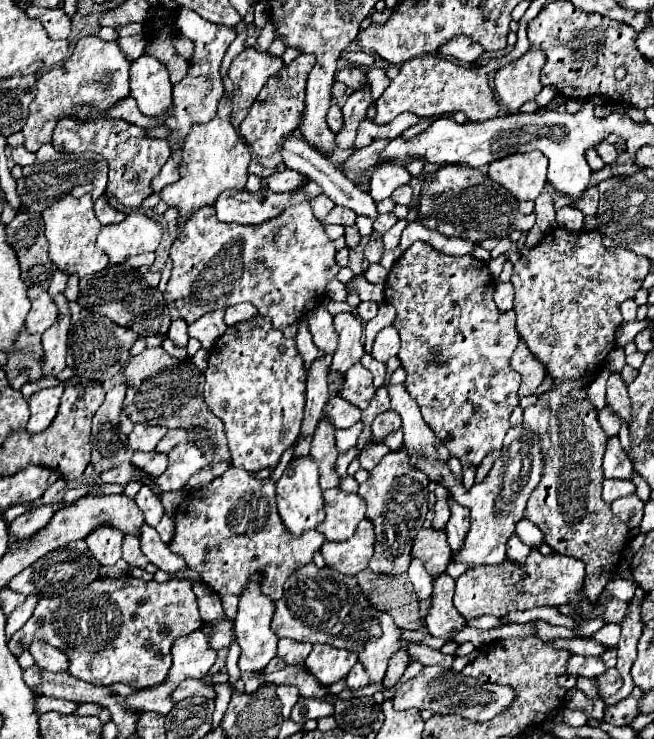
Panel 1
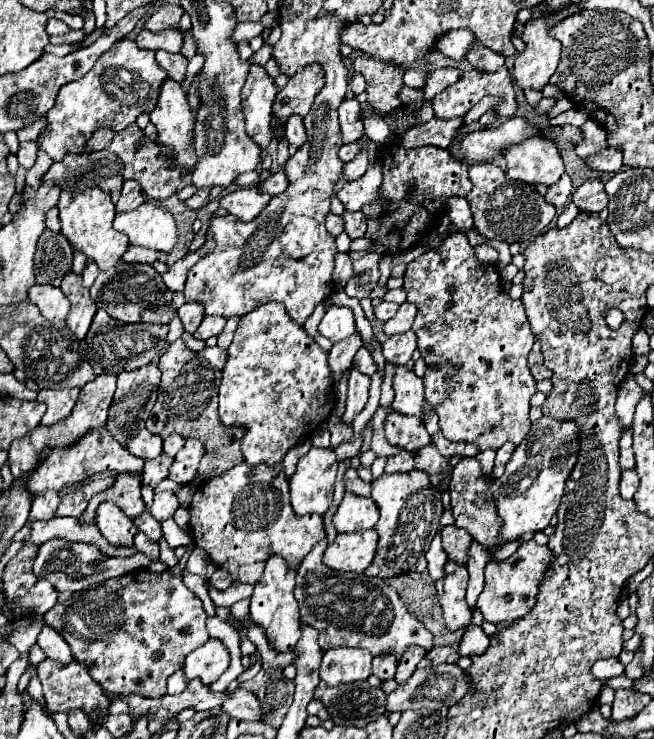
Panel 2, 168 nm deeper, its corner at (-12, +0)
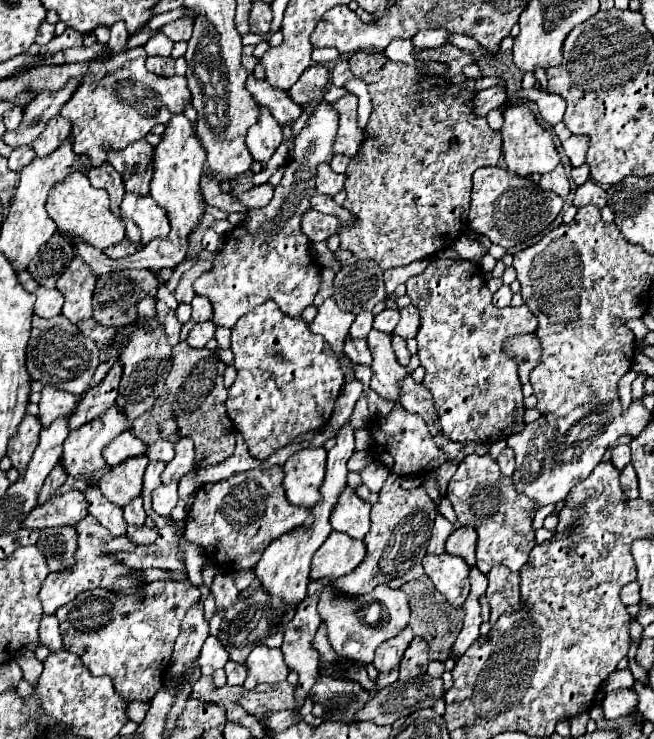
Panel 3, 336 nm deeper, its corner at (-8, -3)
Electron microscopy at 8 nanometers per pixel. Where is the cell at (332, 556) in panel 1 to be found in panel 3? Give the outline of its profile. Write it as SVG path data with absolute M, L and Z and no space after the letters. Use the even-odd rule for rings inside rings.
M332 532L312 558L310 578L336 580L352 572L364 560L364 556L366 556L364 540L352 540L342 532Z

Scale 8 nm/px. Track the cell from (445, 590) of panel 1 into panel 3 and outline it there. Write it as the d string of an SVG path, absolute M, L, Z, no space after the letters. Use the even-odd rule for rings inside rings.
M448 554L426 556L422 564L426 576L434 582L436 590L446 596L448 604L460 608L470 592L468 582L470 566L460 556L448 556Z

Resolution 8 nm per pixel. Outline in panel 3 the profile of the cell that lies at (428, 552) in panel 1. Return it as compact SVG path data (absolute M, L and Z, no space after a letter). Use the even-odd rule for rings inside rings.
M456 528L452 532L452 536L448 536L448 540L446 540L446 552L452 556L464 558L468 566L476 566L474 550L476 550L474 528Z

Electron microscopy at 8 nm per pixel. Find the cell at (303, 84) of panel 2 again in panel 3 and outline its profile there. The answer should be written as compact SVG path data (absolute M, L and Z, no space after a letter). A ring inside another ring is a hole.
M314 64L302 72L298 82L288 90L288 96L296 100L302 108L306 108L310 102L322 98L326 92L326 82L328 82L328 68Z

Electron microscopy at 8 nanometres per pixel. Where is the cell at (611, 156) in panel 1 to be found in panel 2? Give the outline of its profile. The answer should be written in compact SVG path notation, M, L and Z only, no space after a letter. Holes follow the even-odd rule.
M606 149L602 153L586 157L584 163L588 165L588 169L594 169L594 171L618 173L622 169L622 153L620 149Z

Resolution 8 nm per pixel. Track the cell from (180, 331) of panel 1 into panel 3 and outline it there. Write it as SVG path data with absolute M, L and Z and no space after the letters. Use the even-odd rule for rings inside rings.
M194 296L194 300L192 300L192 320L194 322L212 320L212 306L210 306L208 298Z

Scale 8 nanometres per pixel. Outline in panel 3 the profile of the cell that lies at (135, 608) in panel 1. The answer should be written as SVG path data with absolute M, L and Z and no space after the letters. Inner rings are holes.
M156 580L138 586L134 594L94 588L56 610L64 648L80 656L92 676L110 676L116 692L124 700L150 702L162 688L164 672L170 664L172 646L180 634L180 624L192 604L200 602L196 586L174 580Z

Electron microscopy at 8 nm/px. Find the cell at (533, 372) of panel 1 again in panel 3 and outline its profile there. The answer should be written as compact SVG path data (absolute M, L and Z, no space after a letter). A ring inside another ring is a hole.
M534 334L528 336L514 336L512 340L506 340L504 348L518 360L518 374L520 382L528 384L532 370L540 362L540 340Z

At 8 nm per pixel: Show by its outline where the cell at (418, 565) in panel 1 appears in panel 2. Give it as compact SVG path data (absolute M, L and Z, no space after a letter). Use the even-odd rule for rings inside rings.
M440 535L434 537L434 541L432 541L432 545L430 545L428 553L426 553L426 561L428 561L428 573L430 573L430 577L434 581L440 579L442 573L444 573L444 565L448 561L446 551L442 549L442 537Z

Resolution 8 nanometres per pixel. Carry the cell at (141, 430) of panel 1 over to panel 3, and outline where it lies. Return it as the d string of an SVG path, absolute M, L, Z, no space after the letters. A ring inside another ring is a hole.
M124 430L122 434L118 434L106 448L104 448L104 460L110 466L116 466L128 458L136 458L136 456L144 456L148 452L148 446L136 438L130 430Z

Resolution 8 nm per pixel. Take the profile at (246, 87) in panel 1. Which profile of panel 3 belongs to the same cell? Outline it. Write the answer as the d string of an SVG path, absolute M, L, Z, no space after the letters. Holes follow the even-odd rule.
M258 104L258 122L248 130L246 134L246 144L254 156L254 160L270 160L274 150L282 142L282 128L276 124L276 118L268 108Z

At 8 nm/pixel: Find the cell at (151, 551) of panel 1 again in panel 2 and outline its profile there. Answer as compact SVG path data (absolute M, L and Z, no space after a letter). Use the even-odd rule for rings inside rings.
M150 511L140 513L140 515L134 519L134 525L136 525L142 533L146 533L150 539L154 539L154 541L158 541L160 535L162 535L162 527L160 527L160 523L152 517Z

